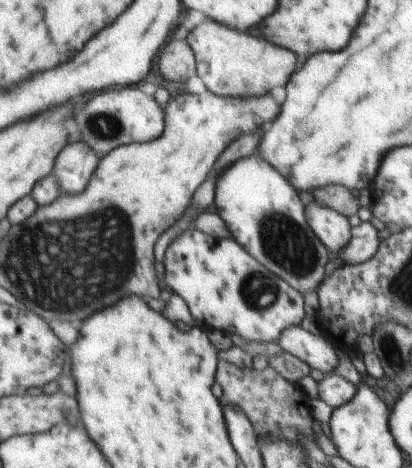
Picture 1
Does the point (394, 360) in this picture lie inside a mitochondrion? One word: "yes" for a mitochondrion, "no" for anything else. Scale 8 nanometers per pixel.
yes

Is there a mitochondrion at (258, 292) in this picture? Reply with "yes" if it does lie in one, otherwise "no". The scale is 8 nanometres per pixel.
yes

